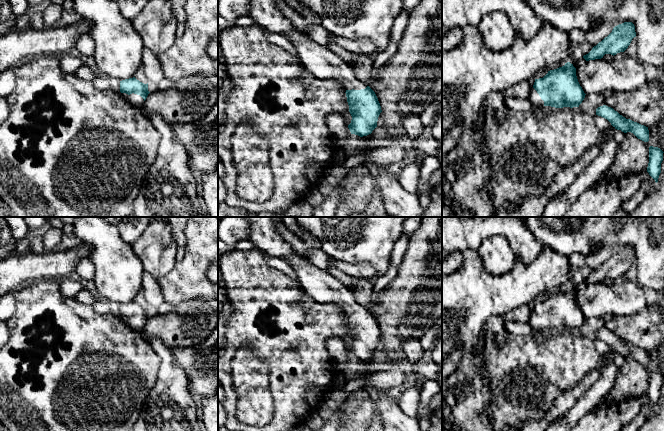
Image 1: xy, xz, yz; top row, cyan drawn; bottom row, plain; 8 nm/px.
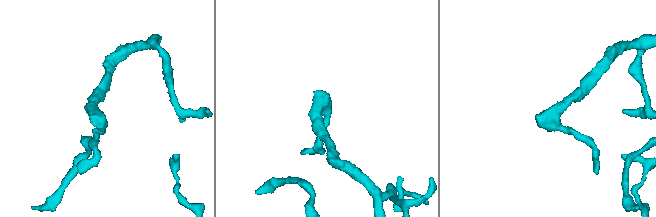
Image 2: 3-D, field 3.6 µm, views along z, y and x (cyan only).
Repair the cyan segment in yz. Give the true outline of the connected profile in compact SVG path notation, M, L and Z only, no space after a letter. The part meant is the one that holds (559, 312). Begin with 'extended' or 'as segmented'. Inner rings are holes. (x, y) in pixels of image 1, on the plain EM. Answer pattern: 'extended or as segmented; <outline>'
extended; M567 286L548 295L543 302L535 303L528 324L537 331L573 332L579 331L585 319L577 303L576 292Z

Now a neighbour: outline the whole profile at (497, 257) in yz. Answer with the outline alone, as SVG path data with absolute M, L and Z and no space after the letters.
M501 235L486 238L482 242L478 254L485 271L493 275L509 272L517 261L509 241Z

